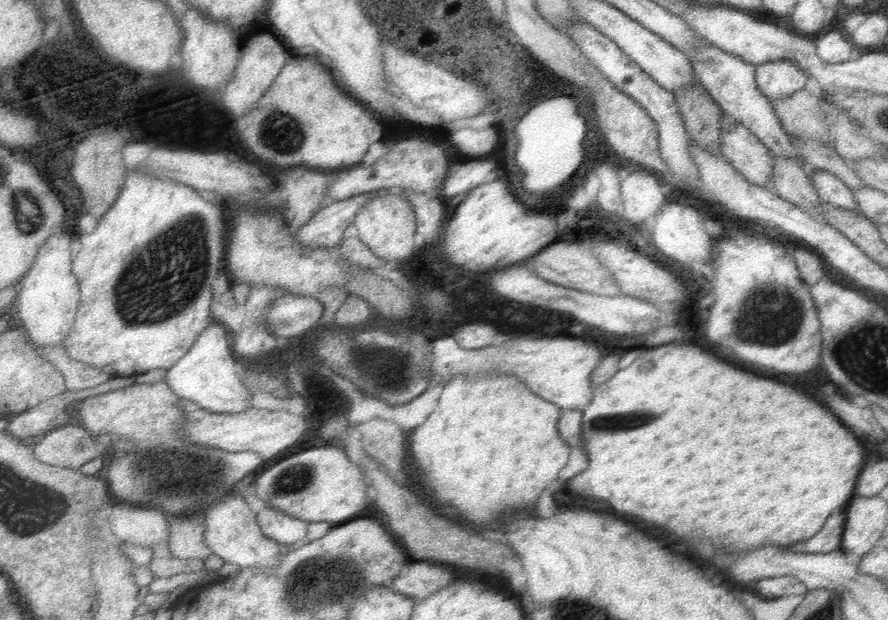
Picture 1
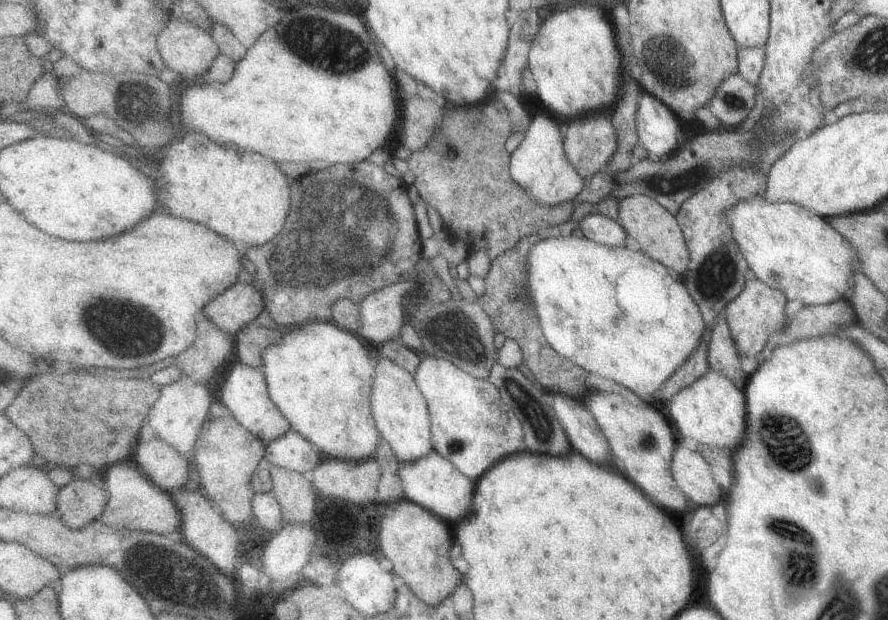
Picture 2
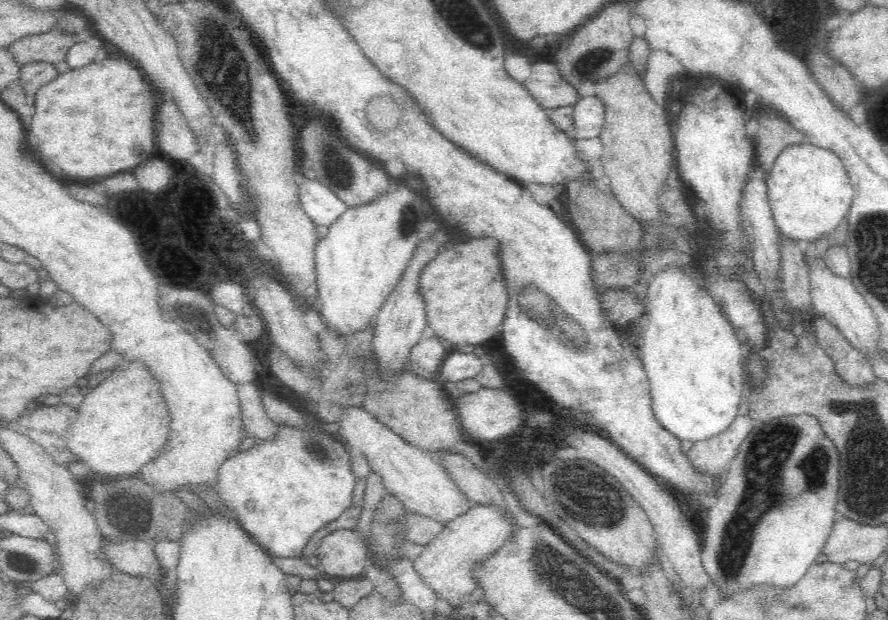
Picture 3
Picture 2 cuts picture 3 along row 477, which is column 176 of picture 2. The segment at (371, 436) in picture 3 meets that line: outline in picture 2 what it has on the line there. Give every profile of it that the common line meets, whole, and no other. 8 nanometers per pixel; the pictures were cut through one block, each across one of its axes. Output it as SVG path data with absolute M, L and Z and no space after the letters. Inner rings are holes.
M185 374L179 382L165 386L163 388L163 396L157 402L157 406L151 410L151 426L155 428L157 436L167 440L171 446L175 446L183 456L195 454L197 450L197 440L199 434L205 426L205 422L209 420L209 410L213 404L213 396L211 396L211 388L209 384L199 384L197 380L193 380L189 374Z

